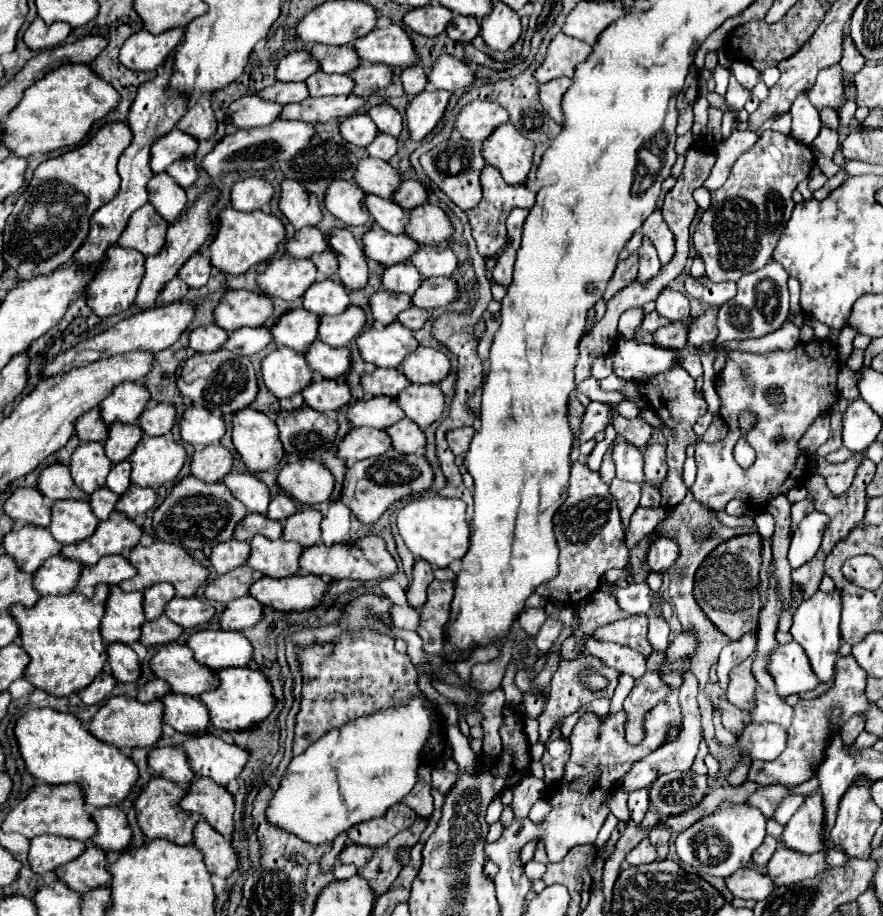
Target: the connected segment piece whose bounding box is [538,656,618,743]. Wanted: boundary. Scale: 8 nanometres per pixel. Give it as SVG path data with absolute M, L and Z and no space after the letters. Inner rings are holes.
M584 656L580 657L580 659L576 659L576 661L560 663L558 671L556 671L554 677L552 677L552 689L550 689L546 707L544 707L542 715L538 717L538 723L540 723L540 729L538 729L538 733L540 733L540 743L546 743L546 739L549 739L551 730L558 719L565 718L566 715L574 713L574 711L576 711L580 705L584 705L586 701L592 701L600 697L612 697L616 685L618 685L618 671L608 669L596 656ZM588 670L599 672L605 676L608 680L607 689L604 689L604 691L590 691L590 689L582 683L582 677L589 672Z

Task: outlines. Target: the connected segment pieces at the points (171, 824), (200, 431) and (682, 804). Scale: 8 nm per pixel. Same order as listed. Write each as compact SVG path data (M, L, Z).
M152 777L152 781L142 789L142 793L134 799L134 809L140 813L138 815L138 825L142 829L142 833L148 839L168 839L176 845L192 845L192 831L196 827L196 823L200 821L200 815L194 813L186 813L180 809L180 801L186 795L186 789L162 779L162 777Z
M190 407L182 415L180 435L194 447L206 447L222 441L222 437L226 435L226 423L222 417L212 415L208 409Z
M672 771L660 775L650 787L650 803L664 817L694 809L706 795L708 777L694 771Z

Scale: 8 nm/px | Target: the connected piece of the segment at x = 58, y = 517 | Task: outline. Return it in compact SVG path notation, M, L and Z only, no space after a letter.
M62 499L52 505L50 533L62 545L76 545L90 539L98 527L98 519L92 513L90 503L76 499Z

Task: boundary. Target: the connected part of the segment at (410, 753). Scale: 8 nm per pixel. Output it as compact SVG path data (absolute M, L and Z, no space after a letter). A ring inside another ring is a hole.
M416 693L408 703L332 729L302 755L294 757L266 809L268 821L308 843L320 845L334 841L338 833L348 831L356 823L384 817L416 785L422 763L420 755L432 737L432 717L436 711L424 705L422 697L424 693Z

